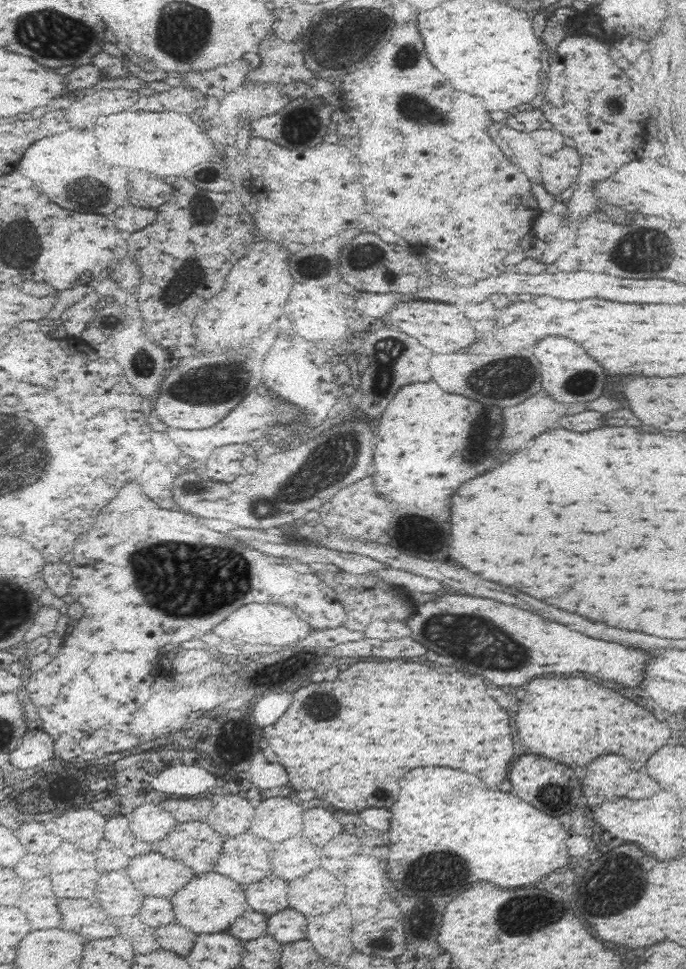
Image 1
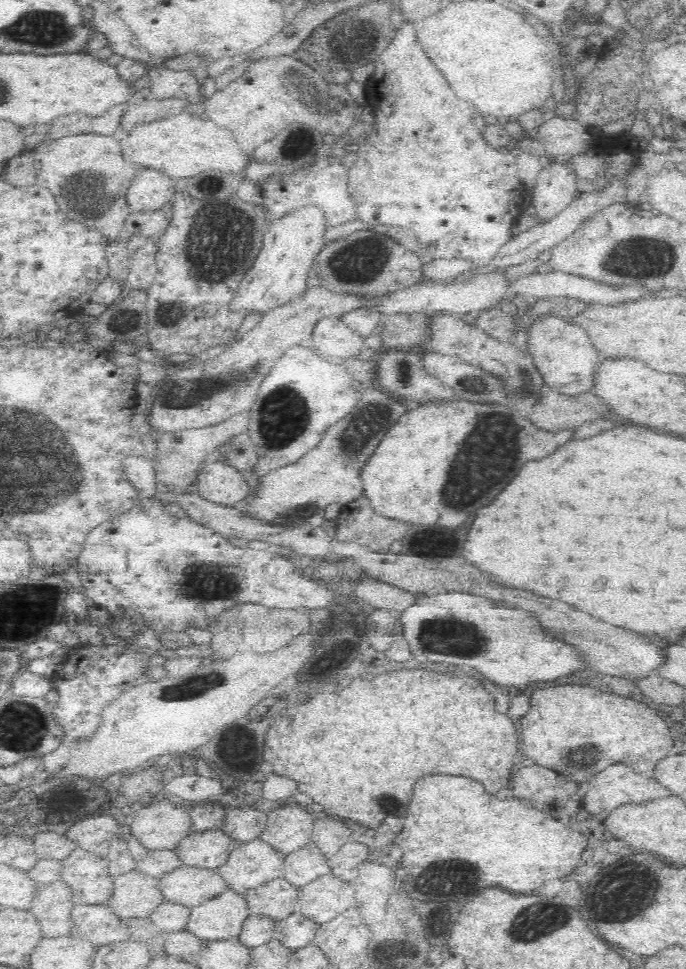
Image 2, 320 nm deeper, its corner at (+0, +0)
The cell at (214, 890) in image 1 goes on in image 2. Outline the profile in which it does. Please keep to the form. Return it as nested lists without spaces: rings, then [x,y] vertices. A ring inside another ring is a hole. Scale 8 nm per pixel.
[[[230,888],[214,898],[194,906],[188,916],[188,932],[204,940],[238,938],[242,924],[252,914],[245,894],[238,894]]]

